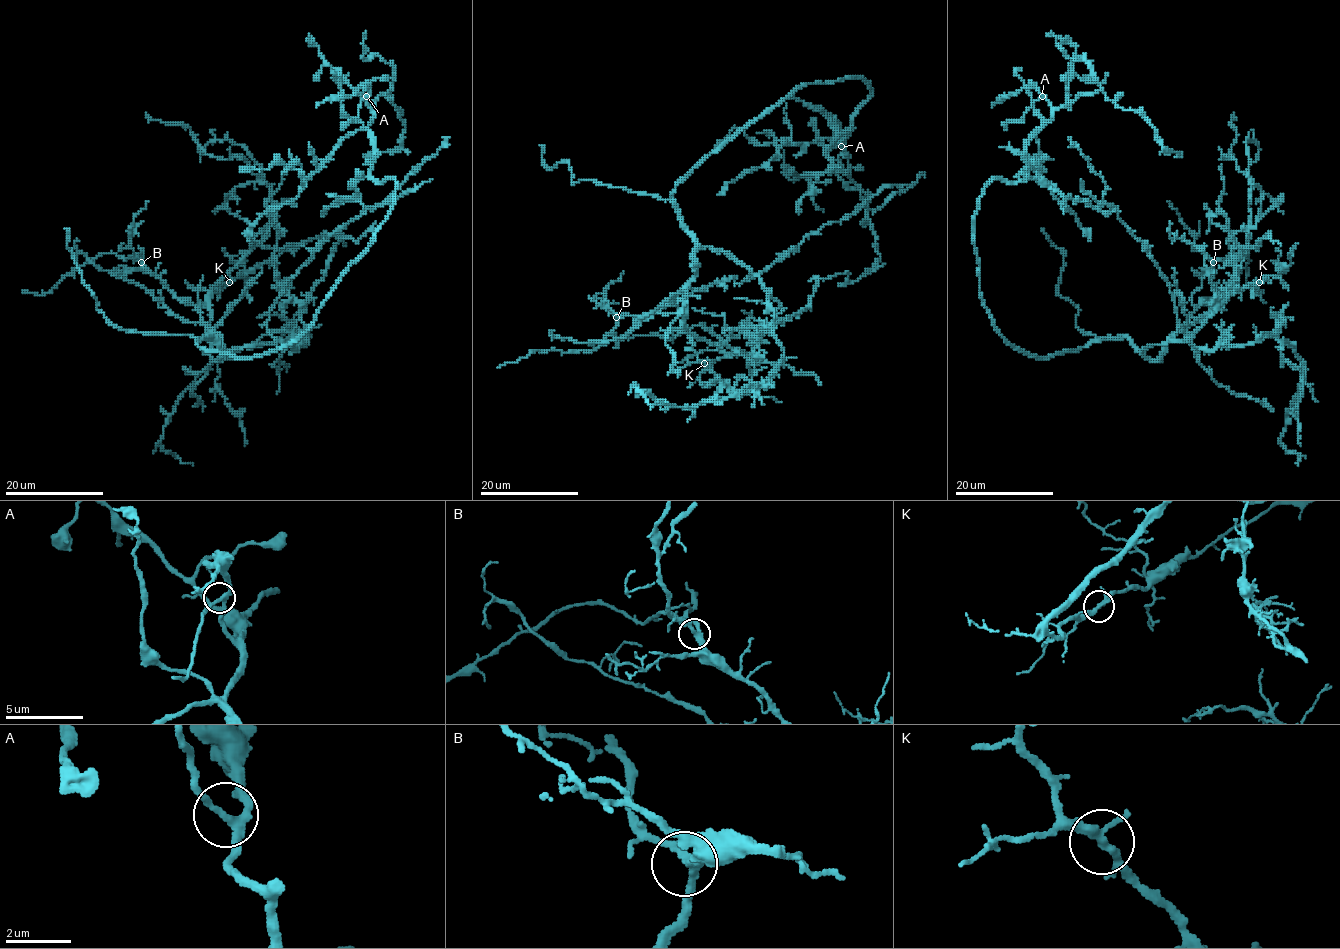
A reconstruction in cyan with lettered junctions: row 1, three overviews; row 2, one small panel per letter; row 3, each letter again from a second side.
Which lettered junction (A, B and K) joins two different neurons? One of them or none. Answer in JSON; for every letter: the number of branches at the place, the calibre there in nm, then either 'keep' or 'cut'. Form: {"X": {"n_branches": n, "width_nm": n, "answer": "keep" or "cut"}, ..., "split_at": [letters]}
{"A": {"n_branches": 3, "width_nm": 240, "answer": "keep"}, "B": {"n_branches": 3, "width_nm": 260, "answer": "keep"}, "K": {"n_branches": 3, "width_nm": 240, "answer": "keep"}, "split_at": []}

